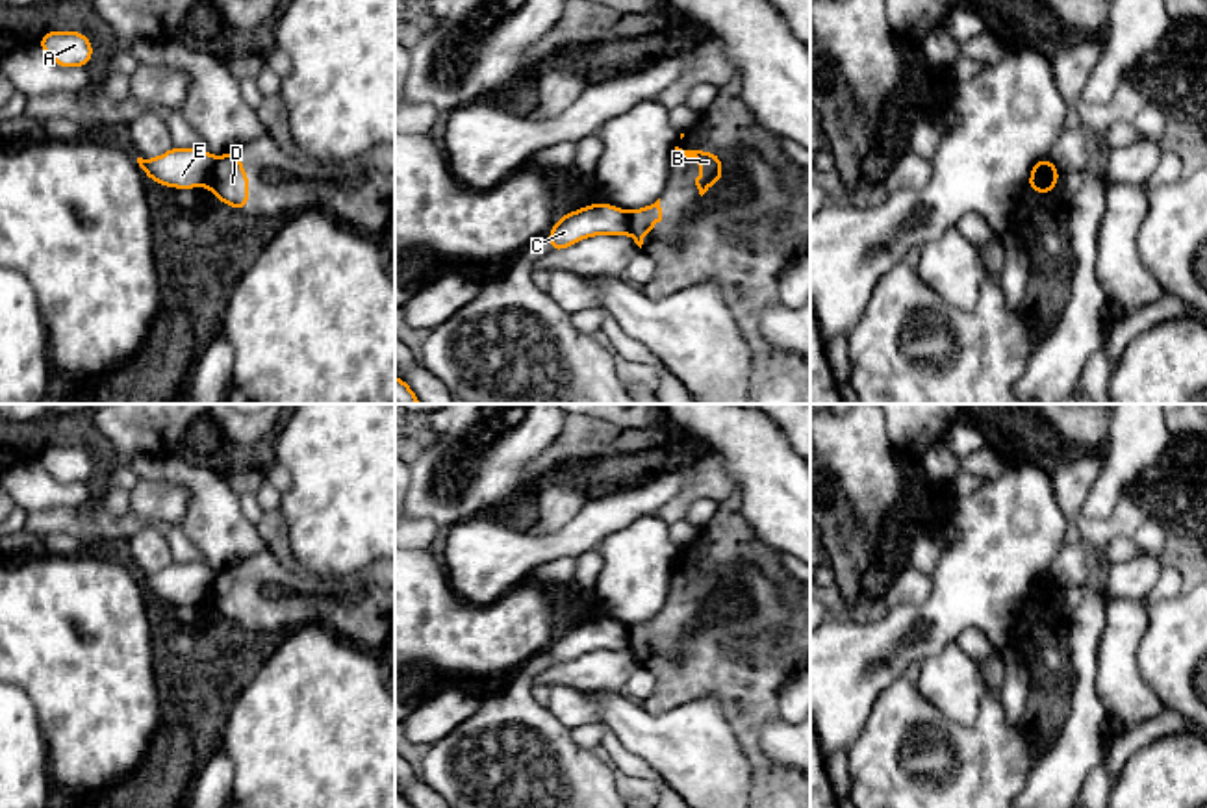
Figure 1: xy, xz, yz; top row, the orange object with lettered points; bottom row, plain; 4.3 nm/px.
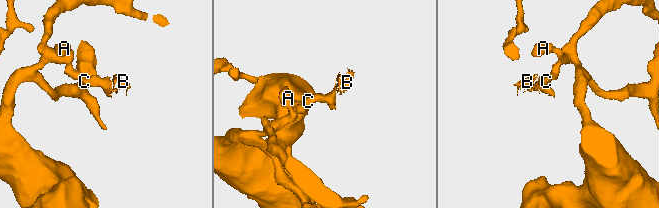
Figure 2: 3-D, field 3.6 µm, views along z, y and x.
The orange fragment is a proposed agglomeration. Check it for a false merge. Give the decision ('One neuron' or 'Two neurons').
Two neurons

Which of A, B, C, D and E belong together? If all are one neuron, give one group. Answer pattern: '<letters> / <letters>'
A C E / B D

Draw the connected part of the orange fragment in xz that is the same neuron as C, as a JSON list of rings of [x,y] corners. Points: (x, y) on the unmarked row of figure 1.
[[[595,617],[562,630],[545,652],[551,656],[551,667],[562,667],[591,650],[625,649],[629,649],[629,628],[617,621]]]

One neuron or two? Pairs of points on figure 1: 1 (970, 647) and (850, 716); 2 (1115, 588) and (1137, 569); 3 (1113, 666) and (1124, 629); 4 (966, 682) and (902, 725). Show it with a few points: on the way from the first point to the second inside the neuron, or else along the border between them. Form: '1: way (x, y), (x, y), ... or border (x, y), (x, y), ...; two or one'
1: border (955, 638), (968, 629), (978, 629), (994, 649); two
2: way (1120, 584), (1131, 575); one
3: way (1117, 656), (1120, 638); one
4: border (911, 675), (916, 690), (937, 710), (970, 725); two

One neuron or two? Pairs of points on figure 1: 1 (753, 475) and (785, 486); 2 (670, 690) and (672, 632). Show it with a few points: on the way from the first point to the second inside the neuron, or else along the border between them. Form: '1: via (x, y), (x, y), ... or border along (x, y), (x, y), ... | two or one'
1: via (761, 475), (766, 475), (777, 486) | one
2: via (670, 675), (670, 647) | one

